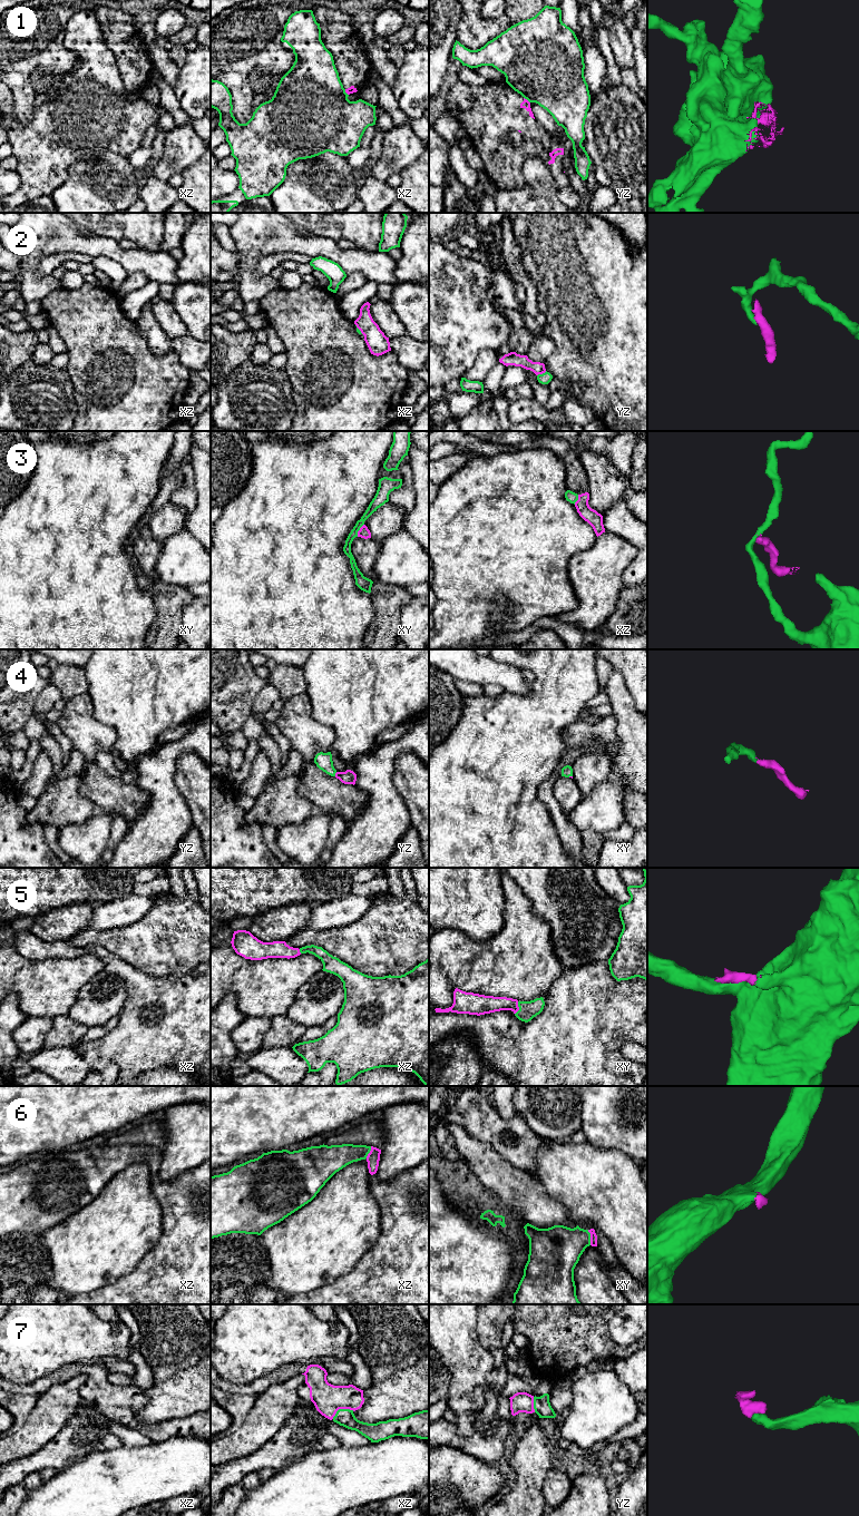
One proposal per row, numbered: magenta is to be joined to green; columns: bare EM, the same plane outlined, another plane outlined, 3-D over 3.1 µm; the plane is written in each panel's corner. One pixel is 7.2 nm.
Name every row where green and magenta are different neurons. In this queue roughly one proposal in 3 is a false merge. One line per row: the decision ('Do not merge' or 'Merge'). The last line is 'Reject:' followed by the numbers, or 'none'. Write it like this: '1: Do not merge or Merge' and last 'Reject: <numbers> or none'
1: Do not merge
2: Do not merge
3: Do not merge
4: Merge
5: Merge
6: Merge
7: Merge
Reject: 1, 2, 3

